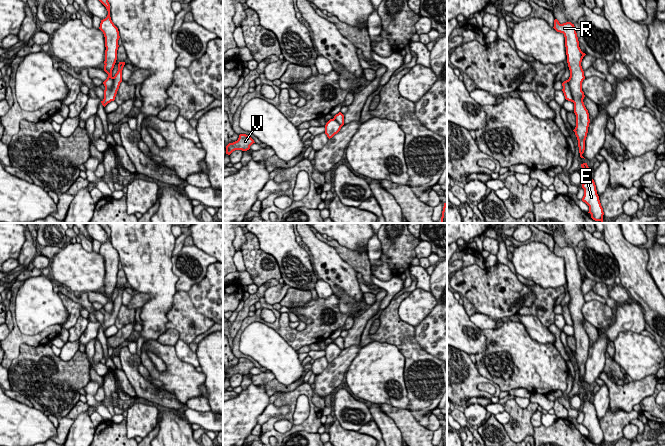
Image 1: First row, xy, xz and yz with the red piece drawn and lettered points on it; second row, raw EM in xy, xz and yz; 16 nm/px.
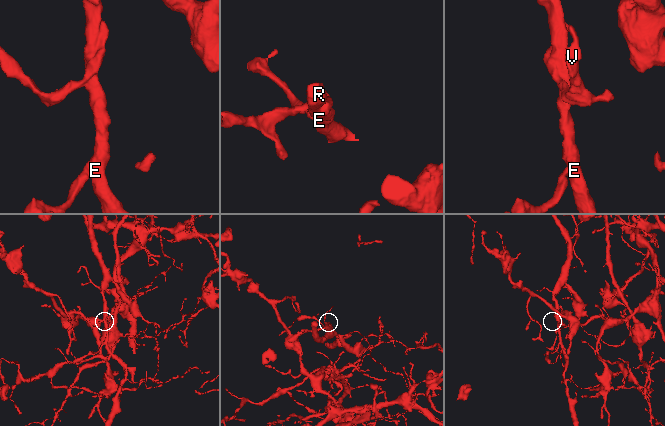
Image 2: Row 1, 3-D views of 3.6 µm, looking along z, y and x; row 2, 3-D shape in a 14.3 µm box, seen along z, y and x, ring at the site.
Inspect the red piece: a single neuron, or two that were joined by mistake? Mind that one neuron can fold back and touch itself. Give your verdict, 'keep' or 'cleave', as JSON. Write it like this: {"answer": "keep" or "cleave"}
{"answer": "cleave"}

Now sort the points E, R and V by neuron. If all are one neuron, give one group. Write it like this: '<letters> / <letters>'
E R / V

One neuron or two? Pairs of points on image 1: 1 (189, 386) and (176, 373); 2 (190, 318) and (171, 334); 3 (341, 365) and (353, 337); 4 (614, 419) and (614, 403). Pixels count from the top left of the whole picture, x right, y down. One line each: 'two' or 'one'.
1: one
2: two
3: two
4: two

